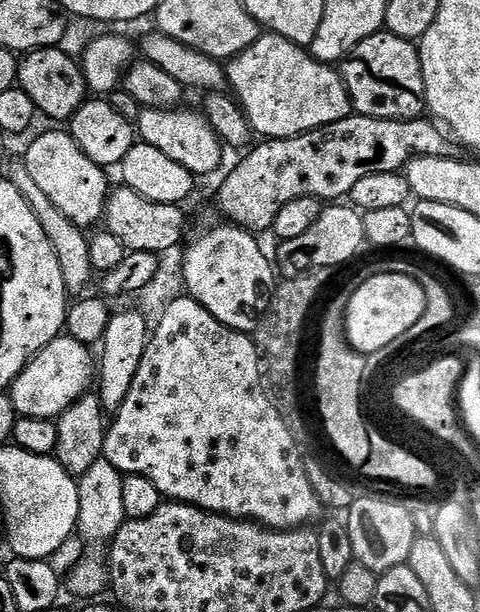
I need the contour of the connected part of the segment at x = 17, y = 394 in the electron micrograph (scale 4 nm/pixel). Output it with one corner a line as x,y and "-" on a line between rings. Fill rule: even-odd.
61,334
55,336
37,356
32,357
32,361
20,372
15,382
13,382
10,395
12,404
16,407
20,416
33,416
34,418
46,418
51,420
59,418
75,400
80,400
89,391
88,388
94,384
94,352
87,344
78,342
73,336

